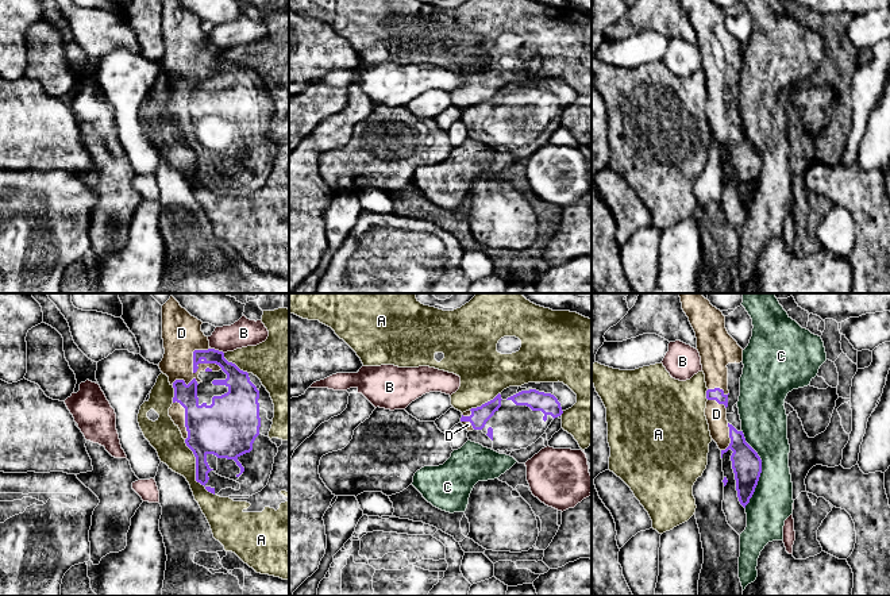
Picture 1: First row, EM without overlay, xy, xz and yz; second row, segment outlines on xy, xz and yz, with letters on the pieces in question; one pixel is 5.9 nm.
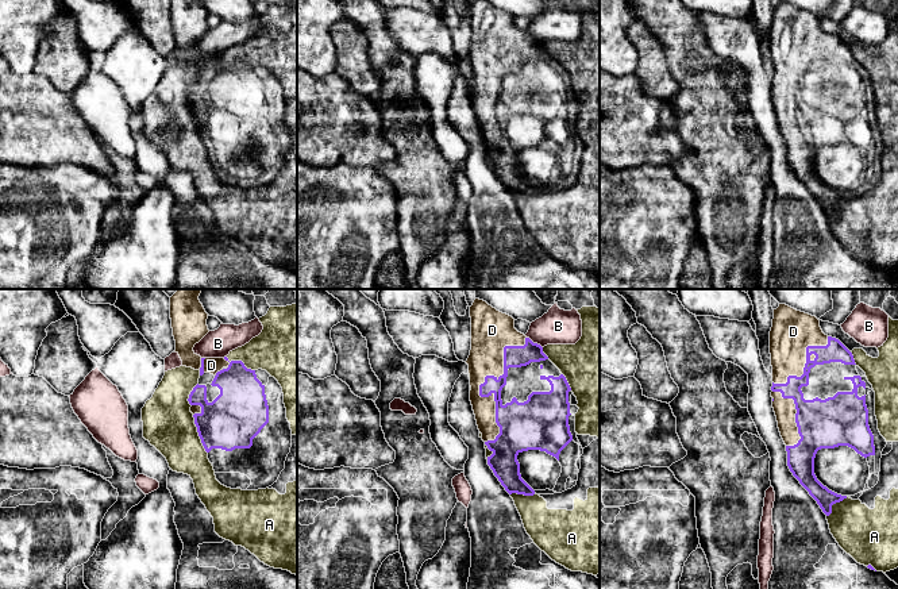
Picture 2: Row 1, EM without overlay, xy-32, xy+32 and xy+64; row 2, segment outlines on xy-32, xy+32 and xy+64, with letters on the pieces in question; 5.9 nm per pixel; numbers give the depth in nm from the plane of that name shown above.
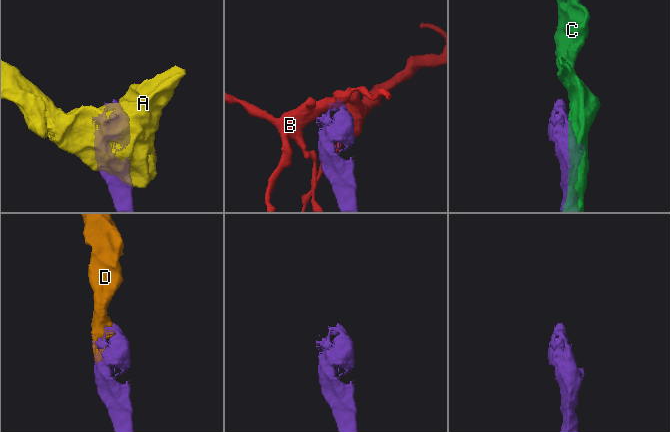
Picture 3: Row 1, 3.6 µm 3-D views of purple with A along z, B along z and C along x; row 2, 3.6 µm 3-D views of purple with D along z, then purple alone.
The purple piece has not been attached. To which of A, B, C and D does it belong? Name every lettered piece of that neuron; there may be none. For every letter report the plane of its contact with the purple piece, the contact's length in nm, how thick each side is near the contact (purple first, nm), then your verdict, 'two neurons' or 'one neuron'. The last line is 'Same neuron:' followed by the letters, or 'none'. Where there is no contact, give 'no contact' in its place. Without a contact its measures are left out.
A: meets purple in xy; contact 380 nm long; 280 nm thick on the purple side, 180 nm on the other; two neurons
B: meets purple in xy; contact 90 nm long; 140 nm thick on the purple side, 160 nm on the other; two neurons
C: meets purple in yz; contact 460 nm long; 180 nm thick on the purple side, 260 nm on the other; two neurons
D: meets purple in xy; contact 200 nm long; 130 nm thick on the purple side, 240 nm on the other; one neuron
Same neuron: D

